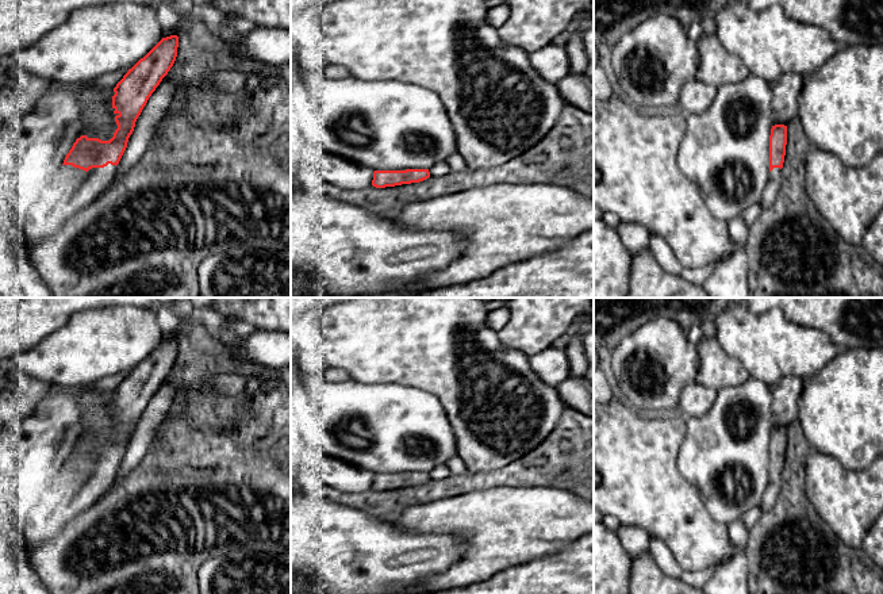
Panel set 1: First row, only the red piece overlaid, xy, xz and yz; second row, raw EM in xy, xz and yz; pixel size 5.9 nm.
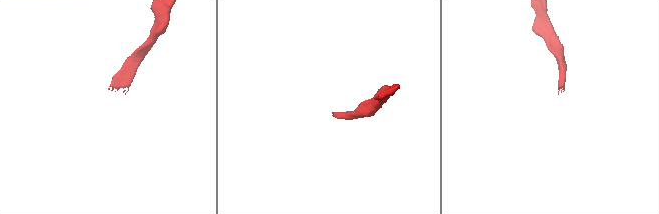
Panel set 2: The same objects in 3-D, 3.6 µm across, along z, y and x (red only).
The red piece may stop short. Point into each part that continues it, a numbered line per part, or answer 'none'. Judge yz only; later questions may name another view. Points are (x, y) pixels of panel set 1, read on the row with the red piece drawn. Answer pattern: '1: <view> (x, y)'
1: yz (772, 187)

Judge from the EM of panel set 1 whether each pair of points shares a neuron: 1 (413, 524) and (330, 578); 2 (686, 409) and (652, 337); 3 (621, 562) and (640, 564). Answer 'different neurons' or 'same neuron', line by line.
1: different neurons
2: same neuron
3: different neurons

